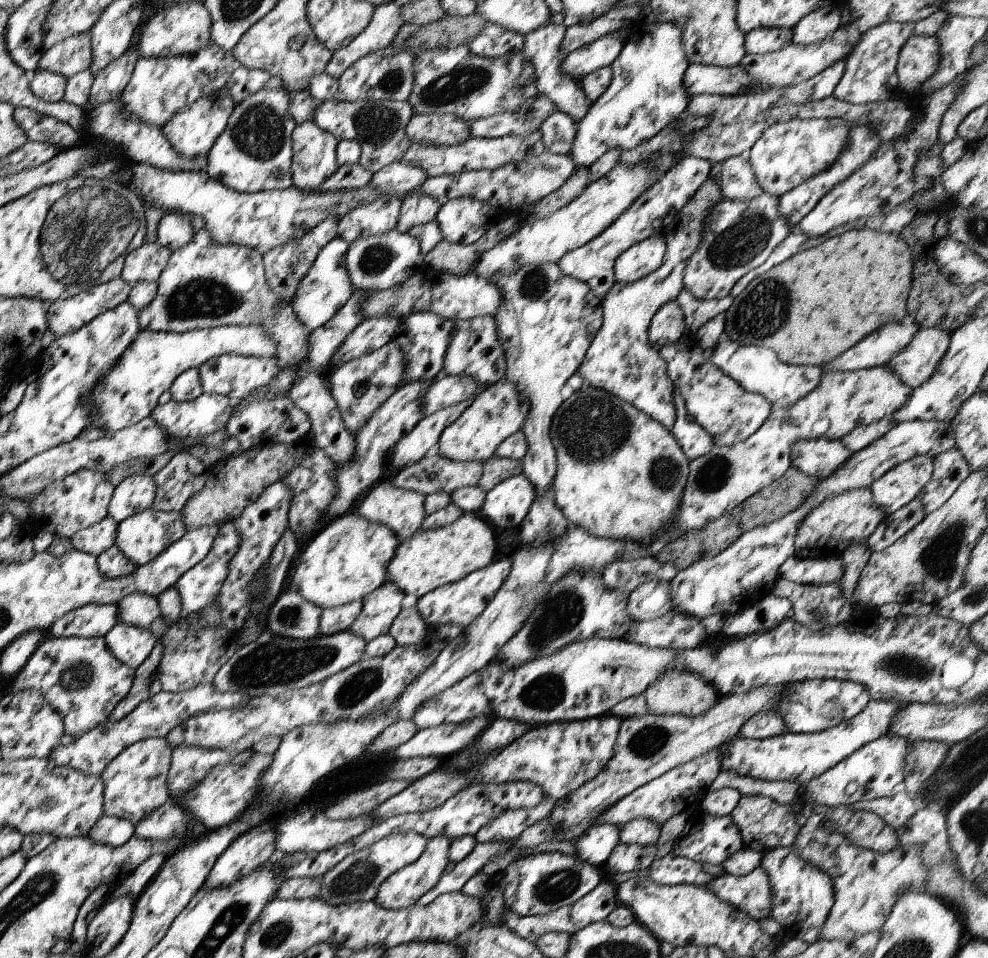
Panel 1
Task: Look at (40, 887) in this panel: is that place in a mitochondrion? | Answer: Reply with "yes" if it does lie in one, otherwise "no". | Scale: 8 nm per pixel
yes

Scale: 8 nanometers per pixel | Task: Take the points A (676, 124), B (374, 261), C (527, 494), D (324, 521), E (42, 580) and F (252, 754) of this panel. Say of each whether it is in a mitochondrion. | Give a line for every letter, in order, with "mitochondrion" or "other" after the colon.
A: other
B: mitochondrion
C: other
D: other
E: other
F: other

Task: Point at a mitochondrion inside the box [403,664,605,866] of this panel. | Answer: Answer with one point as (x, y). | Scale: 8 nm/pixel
(550, 692)

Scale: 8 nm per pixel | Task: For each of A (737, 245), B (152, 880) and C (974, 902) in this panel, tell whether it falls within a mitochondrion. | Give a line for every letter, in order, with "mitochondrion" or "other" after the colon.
A: mitochondrion
B: other
C: other

